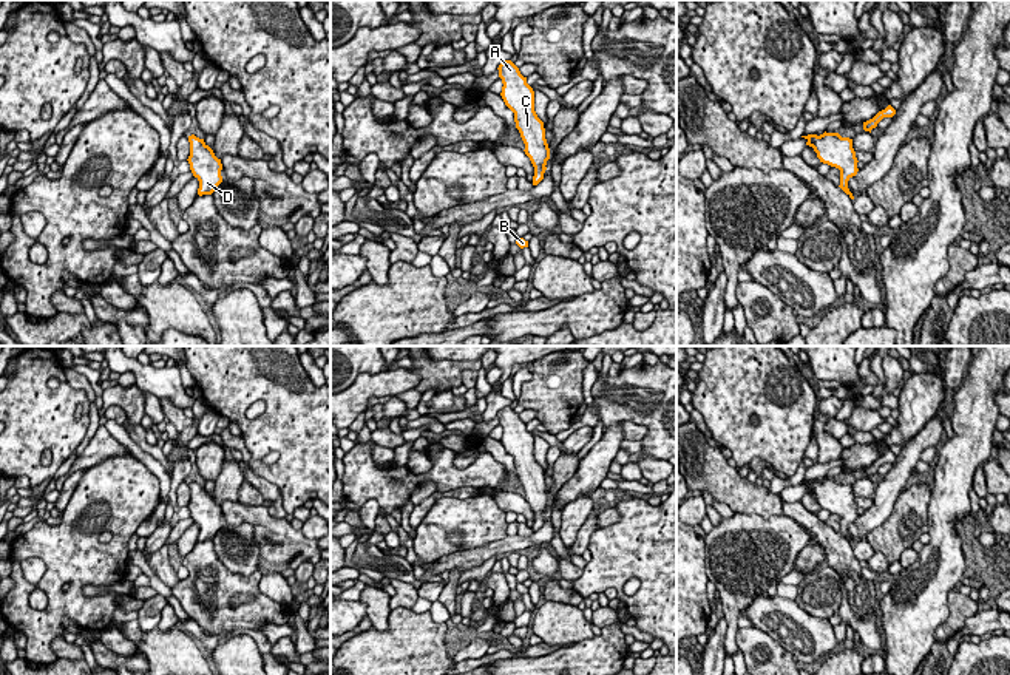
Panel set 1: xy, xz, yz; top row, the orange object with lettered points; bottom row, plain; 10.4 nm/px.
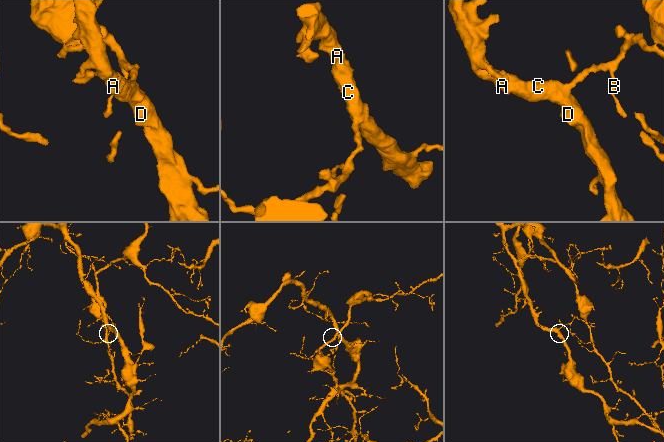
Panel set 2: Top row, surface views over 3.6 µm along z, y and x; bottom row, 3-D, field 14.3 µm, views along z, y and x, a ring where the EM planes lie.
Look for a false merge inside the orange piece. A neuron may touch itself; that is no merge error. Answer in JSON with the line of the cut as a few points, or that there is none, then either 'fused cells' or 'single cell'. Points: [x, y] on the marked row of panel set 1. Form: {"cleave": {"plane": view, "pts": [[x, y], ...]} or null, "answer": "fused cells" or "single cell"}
{"cleave": {"plane": "xz", "pts": [[535, 173], [542, 175]]}, "answer": "fused cells"}

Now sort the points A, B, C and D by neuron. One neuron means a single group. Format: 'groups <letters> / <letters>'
groups A C D / B

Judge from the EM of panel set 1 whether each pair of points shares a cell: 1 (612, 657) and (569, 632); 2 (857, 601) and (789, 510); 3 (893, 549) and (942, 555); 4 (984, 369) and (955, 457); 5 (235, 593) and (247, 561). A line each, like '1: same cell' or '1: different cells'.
1: different cells
2: same cell
3: different cells
4: same cell
5: different cells

